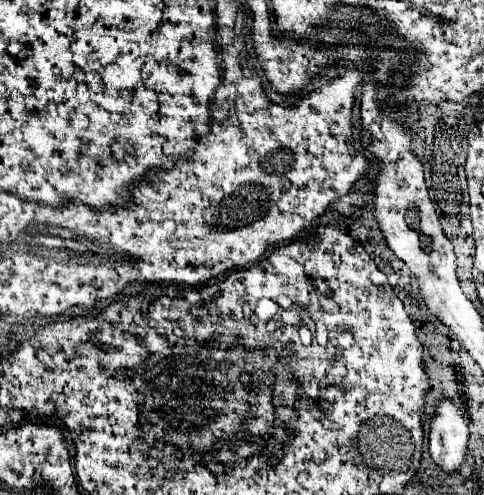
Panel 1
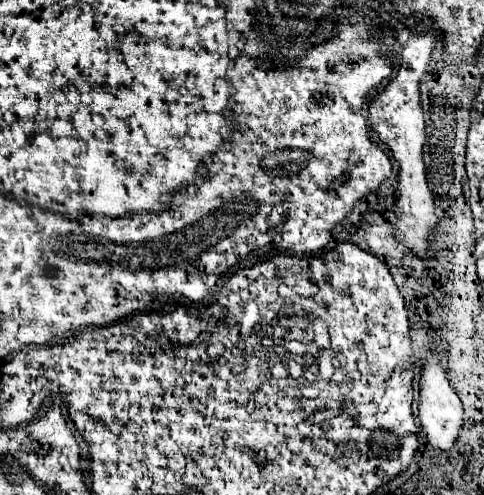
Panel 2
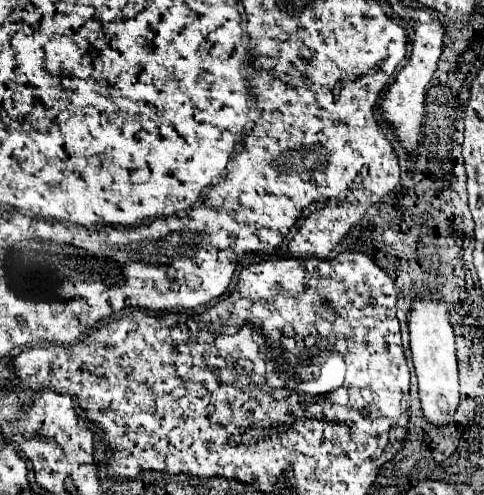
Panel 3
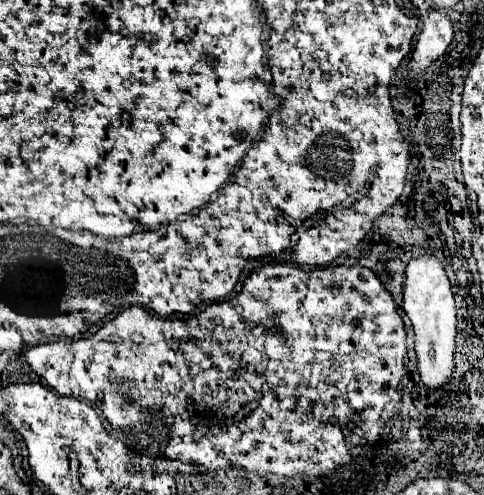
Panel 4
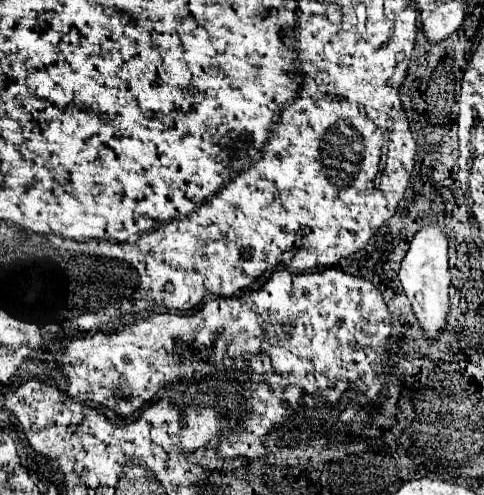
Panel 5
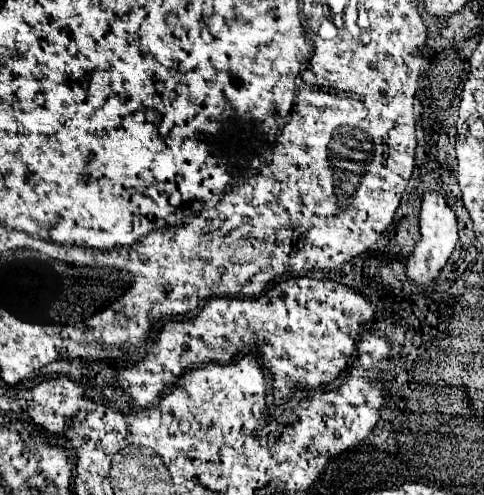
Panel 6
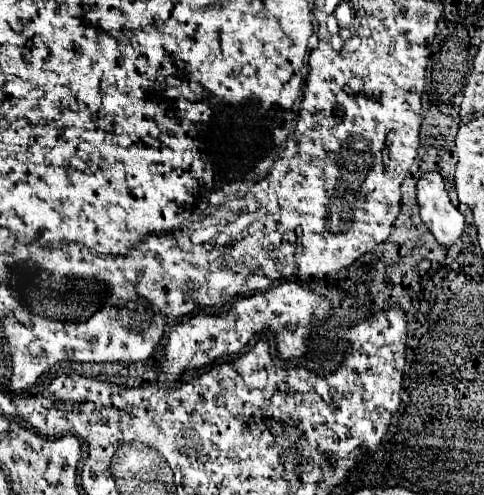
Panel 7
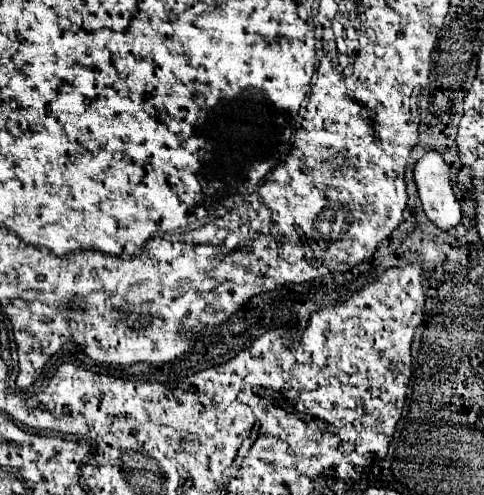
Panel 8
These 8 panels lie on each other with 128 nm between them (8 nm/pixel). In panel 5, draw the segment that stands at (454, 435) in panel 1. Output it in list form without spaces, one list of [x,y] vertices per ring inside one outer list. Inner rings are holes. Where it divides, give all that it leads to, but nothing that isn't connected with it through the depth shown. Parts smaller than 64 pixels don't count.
[[[436,224],[424,226],[414,236],[414,240],[410,242],[410,250],[406,252],[406,256],[402,260],[398,278],[412,304],[412,310],[418,318],[422,332],[426,334],[426,338],[430,342],[438,340],[440,332],[446,328],[446,316],[450,310],[450,298],[448,298],[450,274],[448,274],[448,240]]]

